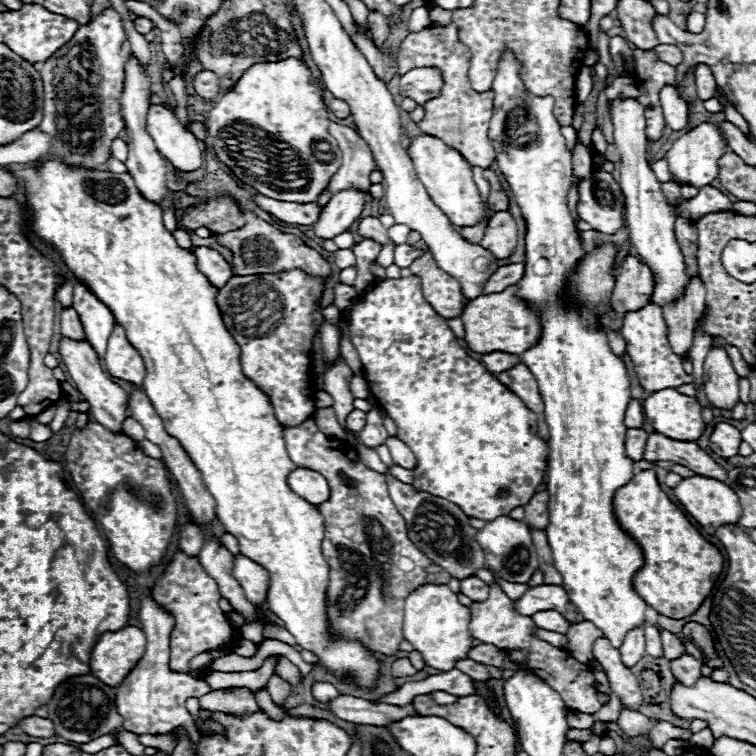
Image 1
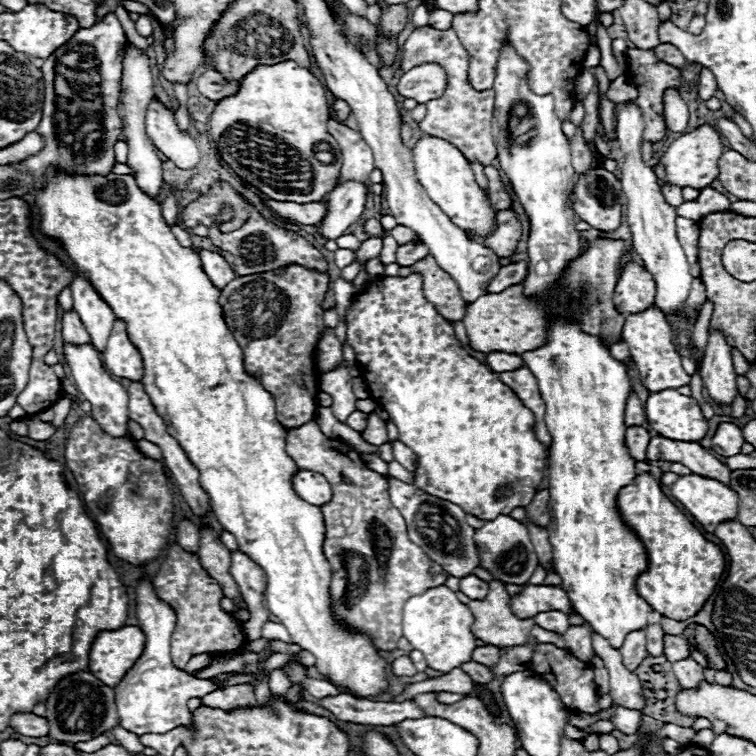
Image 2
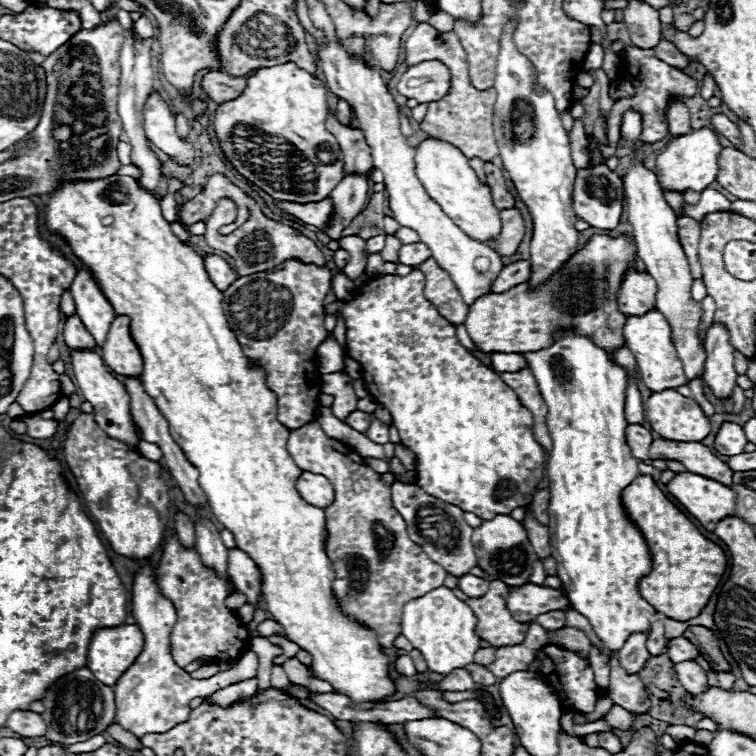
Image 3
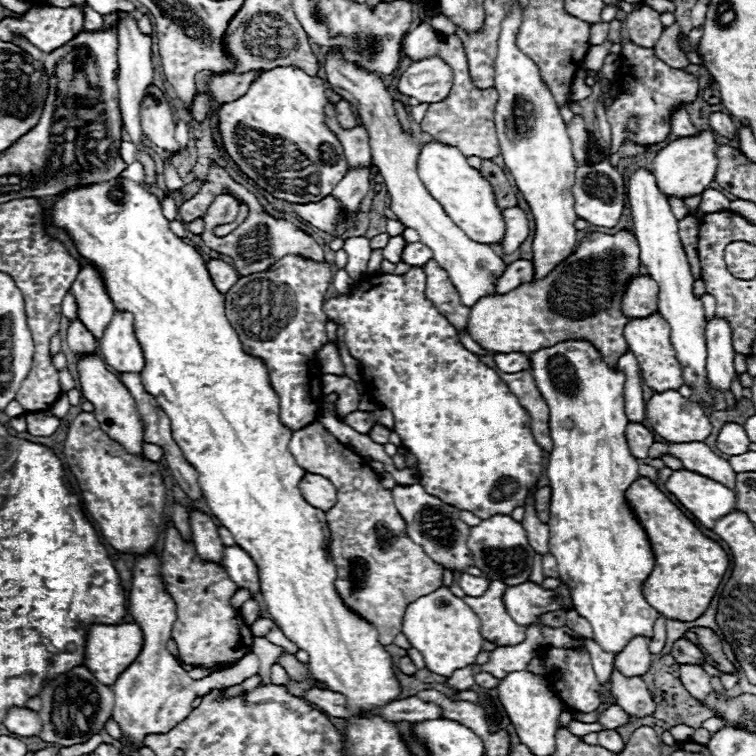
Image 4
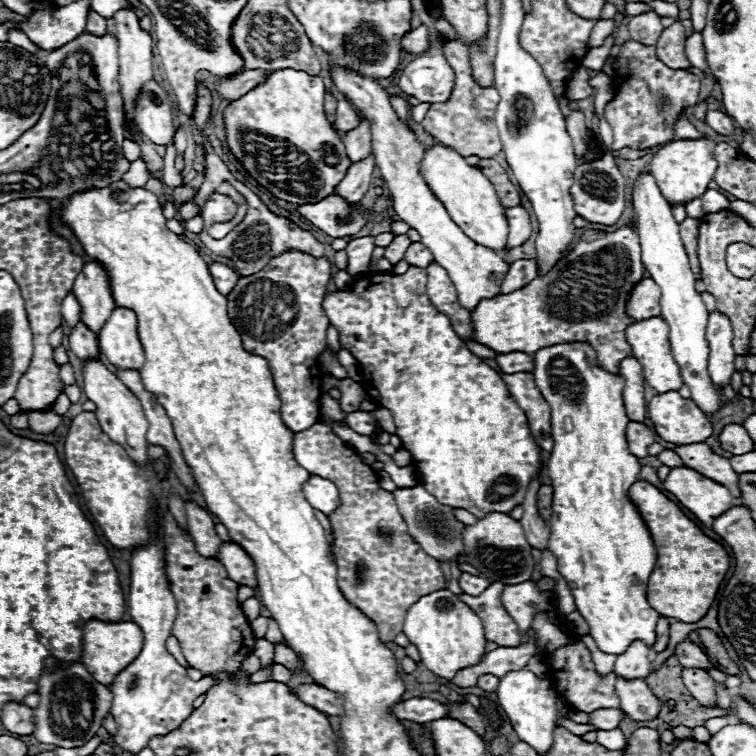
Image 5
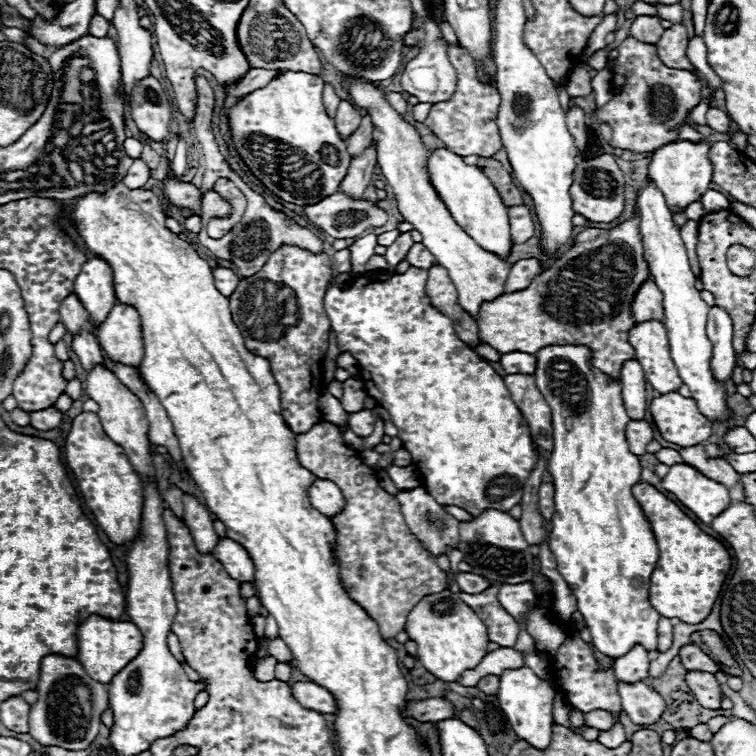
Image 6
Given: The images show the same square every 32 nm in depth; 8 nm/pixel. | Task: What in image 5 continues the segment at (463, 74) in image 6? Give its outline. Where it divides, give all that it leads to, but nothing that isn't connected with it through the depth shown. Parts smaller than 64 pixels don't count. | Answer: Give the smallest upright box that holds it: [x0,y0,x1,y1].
[422,40,500,158]

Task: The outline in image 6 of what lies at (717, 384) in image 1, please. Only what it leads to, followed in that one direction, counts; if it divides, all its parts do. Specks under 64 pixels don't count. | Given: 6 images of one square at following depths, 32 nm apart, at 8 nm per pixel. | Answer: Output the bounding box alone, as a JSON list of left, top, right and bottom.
[706,306,736,382]

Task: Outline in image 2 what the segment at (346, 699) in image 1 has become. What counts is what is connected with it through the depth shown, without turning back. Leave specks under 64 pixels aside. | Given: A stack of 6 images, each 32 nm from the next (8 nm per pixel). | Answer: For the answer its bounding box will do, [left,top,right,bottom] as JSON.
[320,694,426,726]

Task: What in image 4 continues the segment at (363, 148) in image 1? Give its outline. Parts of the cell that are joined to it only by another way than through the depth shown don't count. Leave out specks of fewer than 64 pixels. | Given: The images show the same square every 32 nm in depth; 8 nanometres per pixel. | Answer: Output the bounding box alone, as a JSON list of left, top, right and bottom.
[325,103,372,170]

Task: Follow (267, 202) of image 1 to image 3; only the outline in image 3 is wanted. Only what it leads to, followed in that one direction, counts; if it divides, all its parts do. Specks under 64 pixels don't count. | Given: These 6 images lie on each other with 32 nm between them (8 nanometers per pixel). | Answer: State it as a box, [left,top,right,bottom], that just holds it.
[278,198,332,228]

